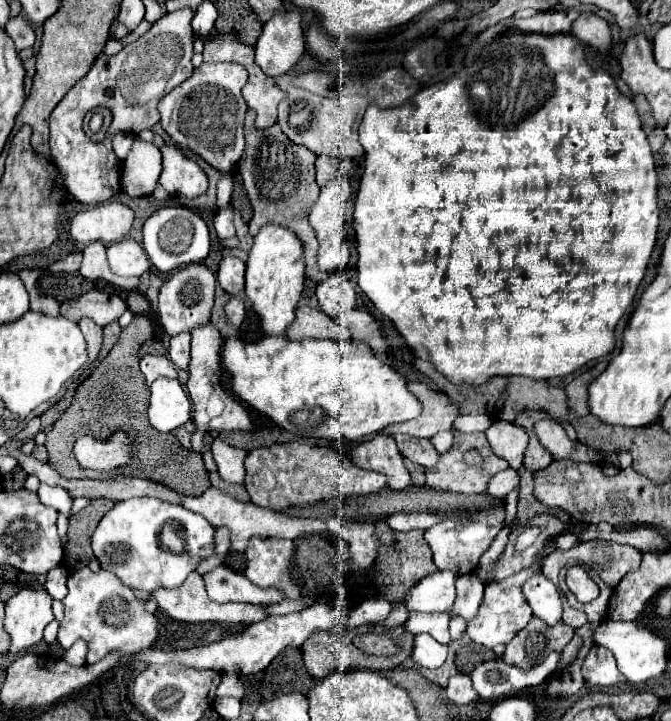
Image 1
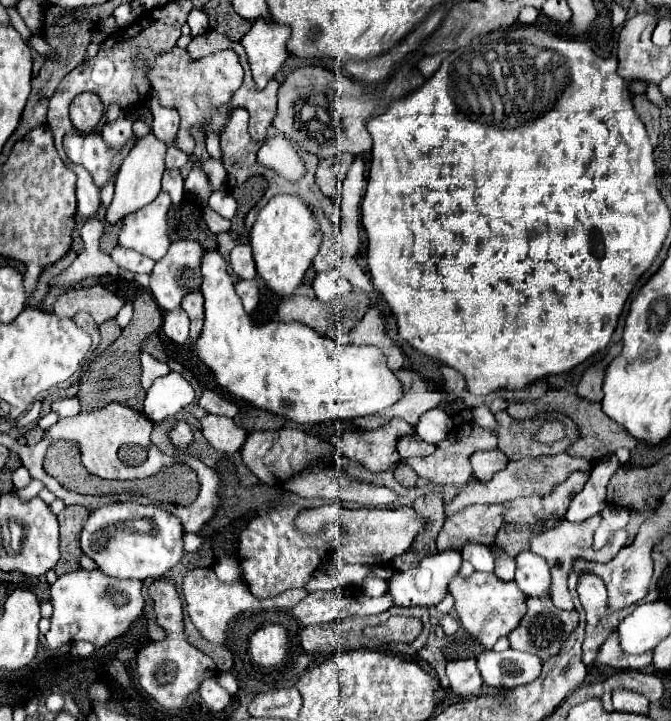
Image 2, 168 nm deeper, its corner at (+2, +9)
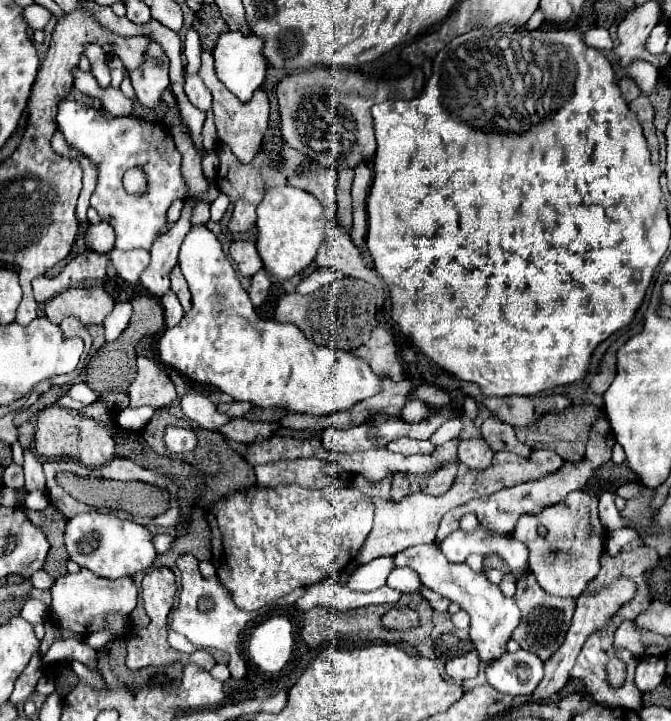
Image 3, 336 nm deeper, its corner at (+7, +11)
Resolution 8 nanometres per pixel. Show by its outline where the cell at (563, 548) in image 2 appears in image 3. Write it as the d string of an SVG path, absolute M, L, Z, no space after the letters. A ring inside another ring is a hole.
M570 492L564 500L546 506L540 514L522 514L518 518L512 534L526 544L530 560L538 560L538 556L546 552L546 548L562 548L558 564L552 564L552 568L542 568L538 564L538 568L534 568L534 576L546 592L552 592L556 596L578 598L584 592L586 584L598 574L598 556L604 552L606 530L600 524L596 506L598 498L586 492ZM540 528L544 528L546 534L540 534Z

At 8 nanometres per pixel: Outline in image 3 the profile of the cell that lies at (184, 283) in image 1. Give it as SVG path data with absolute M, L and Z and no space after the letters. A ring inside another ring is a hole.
M216 182L208 184L208 190L200 196L192 196L186 200L184 208L182 208L182 216L180 220L170 228L166 230L164 234L160 234L152 248L150 248L150 264L146 266L146 272L142 272L140 276L140 282L144 284L146 290L150 290L154 296L162 296L162 292L170 290L170 270L178 264L178 252L180 252L180 246L182 246L182 240L184 236L188 234L190 230L190 216L192 216L192 208L194 204L198 202L214 202L216 196L220 194L220 190L216 188Z

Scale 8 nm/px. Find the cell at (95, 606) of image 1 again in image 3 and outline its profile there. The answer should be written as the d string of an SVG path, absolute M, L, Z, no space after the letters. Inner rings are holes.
M80 568L76 574L64 574L56 580L52 586L52 622L58 628L68 628L80 634L92 634L102 628L104 618L108 612L122 612L128 616L136 608L138 590L132 582L132 578L118 578L118 580L106 580L100 576L94 576L90 570Z

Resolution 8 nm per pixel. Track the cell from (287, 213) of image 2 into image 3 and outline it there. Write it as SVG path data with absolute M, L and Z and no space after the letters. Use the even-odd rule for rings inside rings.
M294 186L270 188L258 206L258 252L264 268L276 278L292 278L302 272L318 254L322 240L326 238L326 220L322 202Z

